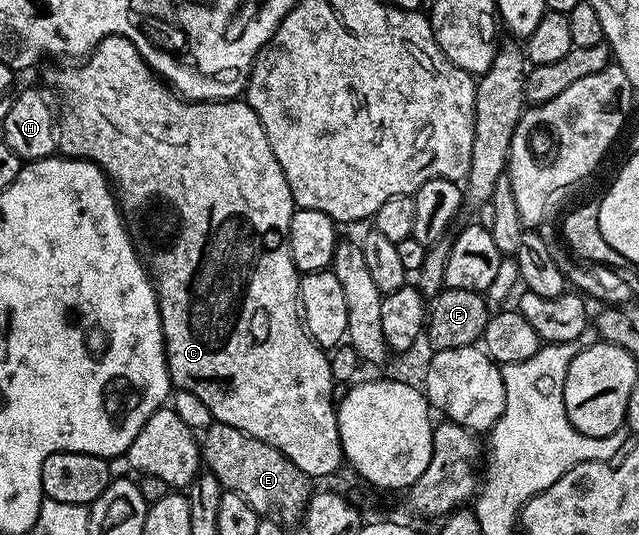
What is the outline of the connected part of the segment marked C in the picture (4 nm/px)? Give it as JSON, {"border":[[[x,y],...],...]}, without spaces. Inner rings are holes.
{"border":[[[107,35],[81,63],[84,63],[81,67],[68,65],[65,71],[56,71],[52,75],[52,83],[60,90],[60,99],[64,102],[64,108],[58,111],[58,151],[69,159],[88,159],[91,163],[97,163],[112,184],[120,214],[124,216],[124,225],[136,246],[136,254],[144,260],[156,289],[164,334],[164,356],[168,362],[171,386],[189,391],[212,414],[211,418],[215,422],[234,425],[234,429],[242,429],[242,433],[258,437],[258,441],[266,441],[266,445],[274,445],[274,449],[294,461],[294,465],[298,465],[298,469],[302,469],[302,473],[313,480],[334,474],[345,458],[336,420],[337,404],[332,399],[334,382],[331,365],[329,356],[304,330],[300,313],[301,272],[297,271],[290,257],[288,244],[288,230],[294,210],[292,194],[286,173],[282,173],[282,165],[278,165],[278,157],[274,157],[274,149],[270,149],[270,141],[266,141],[266,129],[262,129],[258,113],[254,113],[252,106],[240,97],[193,101],[177,95],[149,67],[136,46],[121,35]]]}

